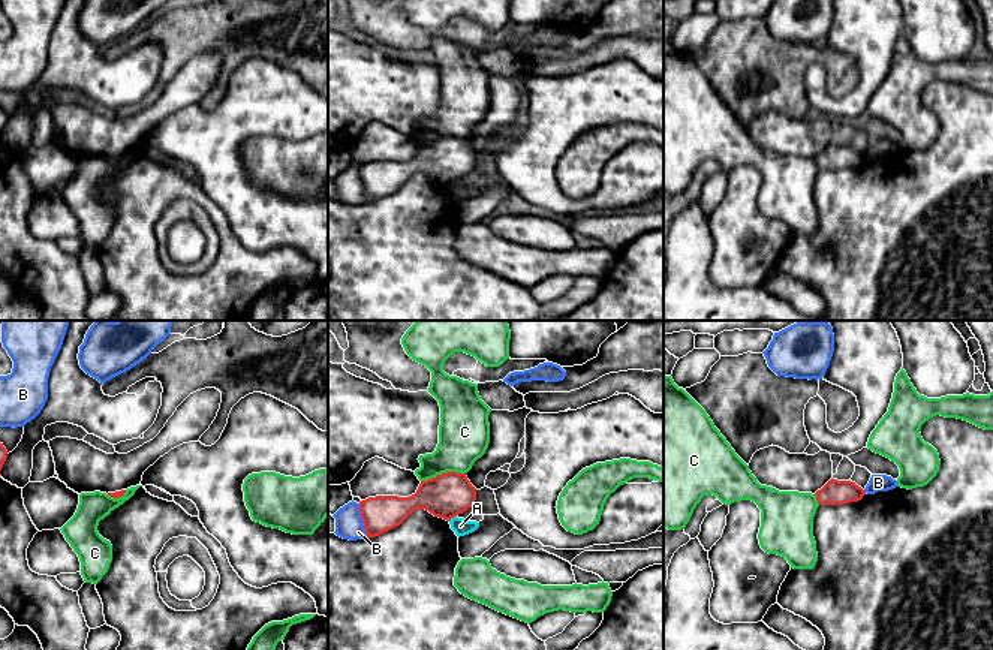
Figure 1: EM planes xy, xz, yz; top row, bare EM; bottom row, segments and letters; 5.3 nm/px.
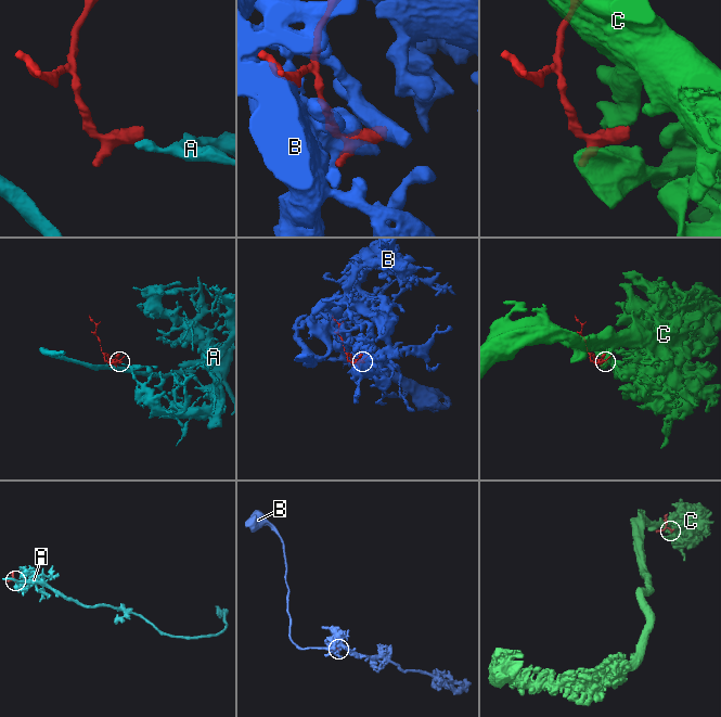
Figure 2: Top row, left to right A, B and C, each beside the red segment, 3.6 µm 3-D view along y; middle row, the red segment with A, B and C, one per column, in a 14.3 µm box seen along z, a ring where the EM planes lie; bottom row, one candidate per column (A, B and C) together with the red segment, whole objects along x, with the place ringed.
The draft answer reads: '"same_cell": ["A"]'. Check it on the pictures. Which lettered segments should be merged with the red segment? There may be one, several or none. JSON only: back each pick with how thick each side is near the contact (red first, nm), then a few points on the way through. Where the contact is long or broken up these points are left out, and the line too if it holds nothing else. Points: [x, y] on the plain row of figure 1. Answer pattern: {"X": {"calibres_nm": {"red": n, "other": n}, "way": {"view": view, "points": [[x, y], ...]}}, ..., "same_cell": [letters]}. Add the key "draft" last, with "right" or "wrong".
{"same_cell": [], "draft": "wrong"}

